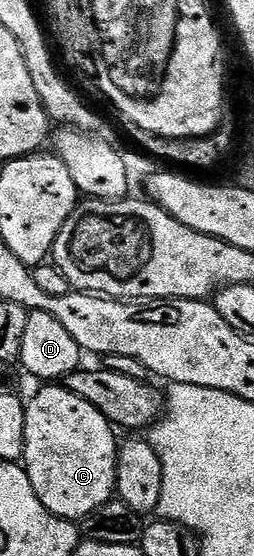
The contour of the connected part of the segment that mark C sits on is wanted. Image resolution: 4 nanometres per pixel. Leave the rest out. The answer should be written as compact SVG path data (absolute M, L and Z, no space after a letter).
M48 383L33 395L27 398L24 410L26 411L26 447L24 448L23 467L30 475L30 483L34 483L34 491L38 491L38 499L42 499L45 507L52 512L55 517L65 517L70 522L76 523L81 519L89 517L98 507L102 507L107 501L113 500L116 493L116 454L118 452L118 436L117 430L102 415L102 411L98 411L98 407L94 407L90 403L86 403L86 399L78 399L78 395L74 395L67 387L61 387L56 383Z

